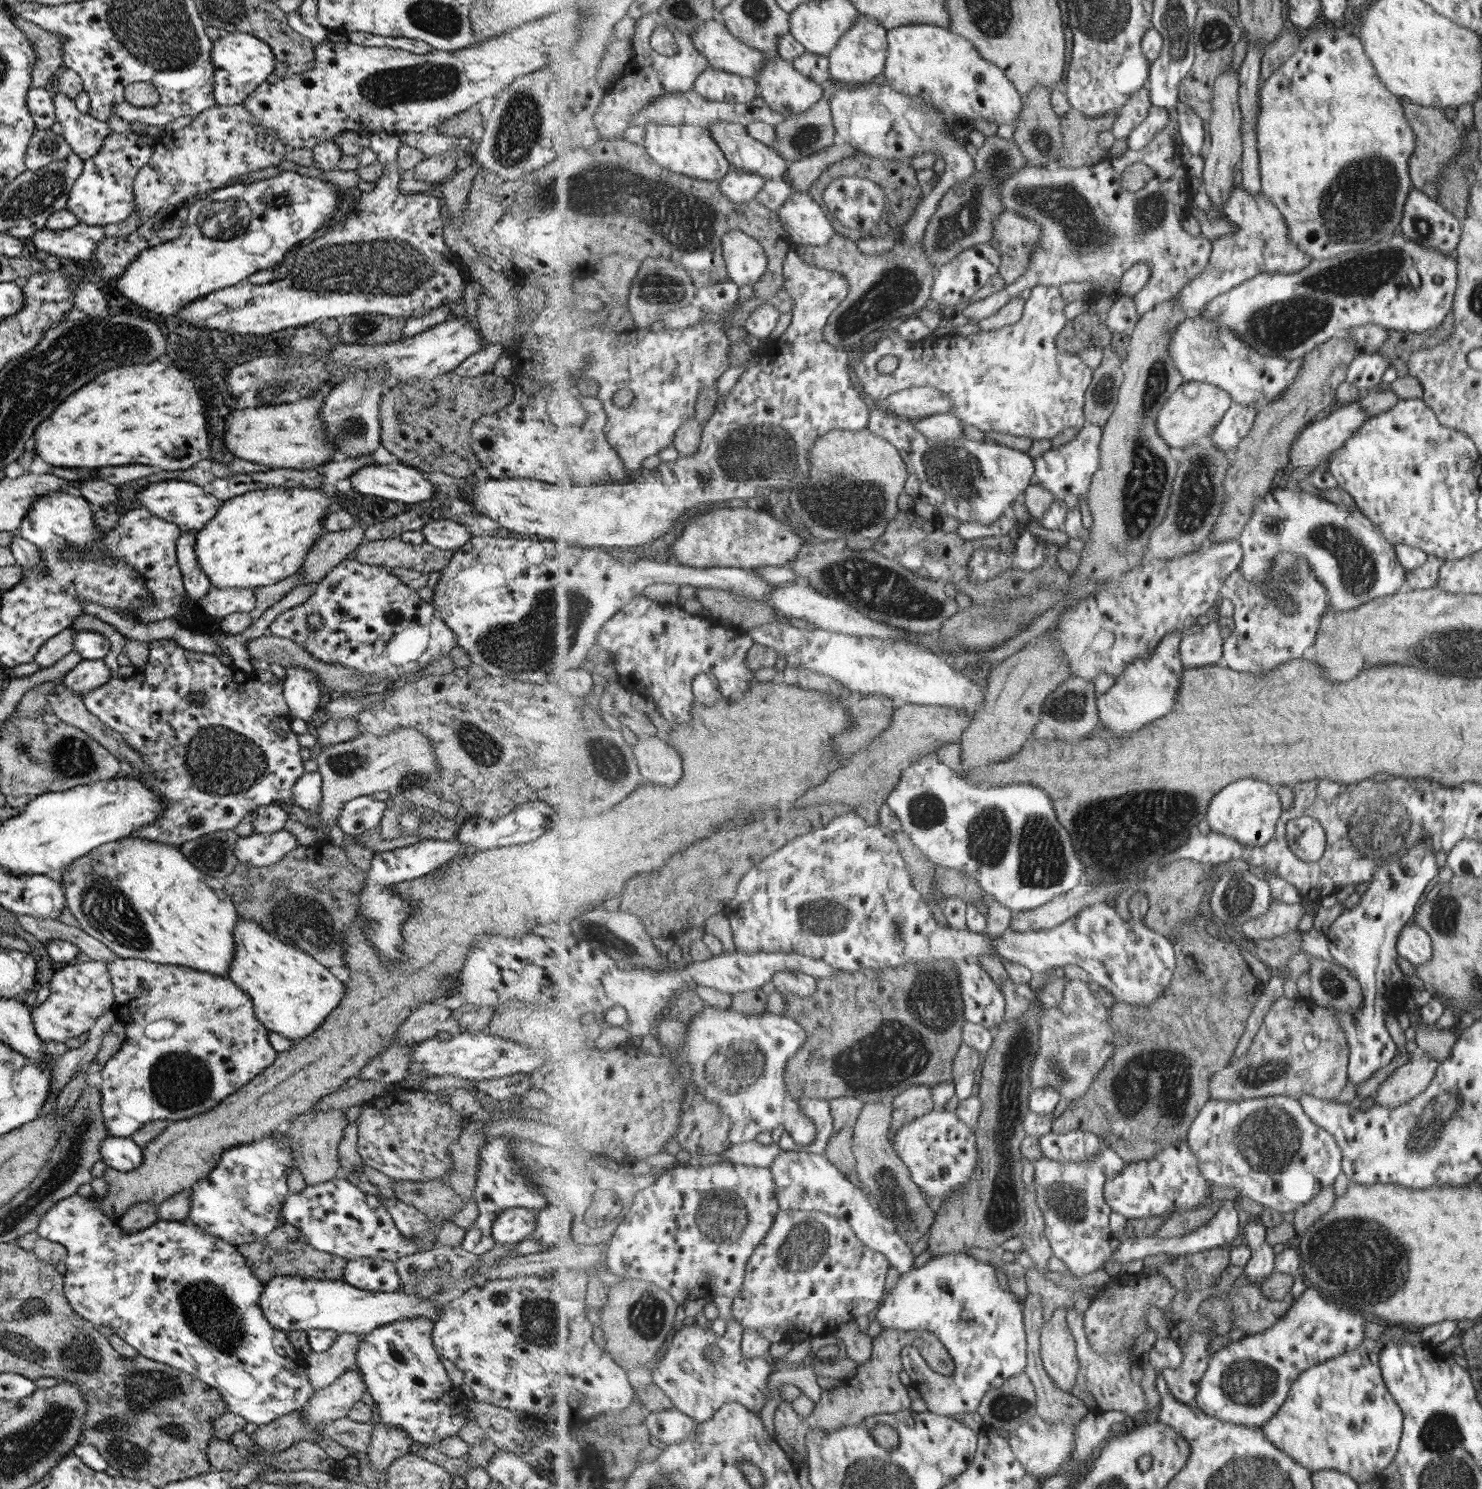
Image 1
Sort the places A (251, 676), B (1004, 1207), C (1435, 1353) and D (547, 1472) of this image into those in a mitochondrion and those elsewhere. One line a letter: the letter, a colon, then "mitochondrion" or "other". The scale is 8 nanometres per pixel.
A: other
B: mitochondrion
C: other
D: other

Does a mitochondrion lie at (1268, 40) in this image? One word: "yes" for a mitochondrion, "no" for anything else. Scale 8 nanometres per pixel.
no

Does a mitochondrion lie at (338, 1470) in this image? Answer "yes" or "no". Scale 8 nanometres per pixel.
no

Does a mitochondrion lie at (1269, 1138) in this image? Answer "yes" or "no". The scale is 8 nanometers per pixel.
yes

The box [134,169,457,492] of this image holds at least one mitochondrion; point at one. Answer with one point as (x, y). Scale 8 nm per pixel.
(384, 268)

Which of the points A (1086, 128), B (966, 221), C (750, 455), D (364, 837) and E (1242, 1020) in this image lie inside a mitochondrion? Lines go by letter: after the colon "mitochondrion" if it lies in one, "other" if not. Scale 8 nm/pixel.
A: other
B: mitochondrion
C: mitochondrion
D: other
E: other

